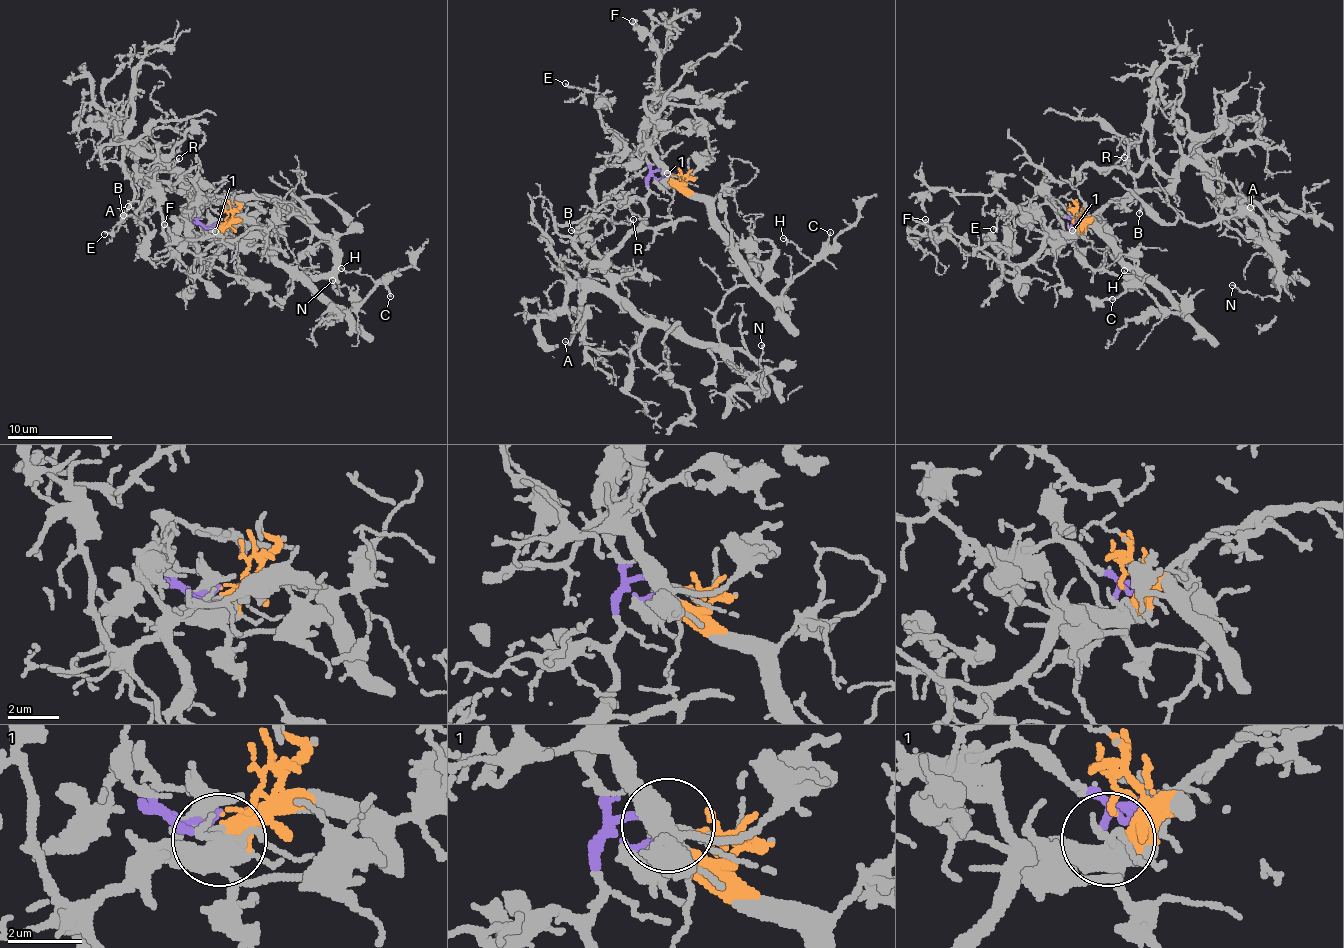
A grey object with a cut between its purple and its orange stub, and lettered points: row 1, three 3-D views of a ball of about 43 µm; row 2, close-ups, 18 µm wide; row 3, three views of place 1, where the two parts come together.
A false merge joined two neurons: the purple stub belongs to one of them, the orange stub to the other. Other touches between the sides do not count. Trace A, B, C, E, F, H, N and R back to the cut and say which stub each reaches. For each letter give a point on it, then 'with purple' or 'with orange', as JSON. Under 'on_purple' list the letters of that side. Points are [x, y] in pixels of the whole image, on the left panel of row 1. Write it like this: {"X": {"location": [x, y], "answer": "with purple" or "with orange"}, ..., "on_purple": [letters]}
{"A": {"location": [128, 206], "answer": "with purple"}, "B": {"location": [123, 215], "answer": "with purple"}, "C": {"location": [390, 296], "answer": "with orange"}, "E": {"location": [104, 234], "answer": "with orange"}, "F": {"location": [164, 224], "answer": "with orange"}, "H": {"location": [341, 268], "answer": "with orange"}, "N": {"location": [332, 280], "answer": "with purple"}, "R": {"location": [179, 158], "answer": "with purple"}, "on_purple": ["A", "B", "N", "R"]}

